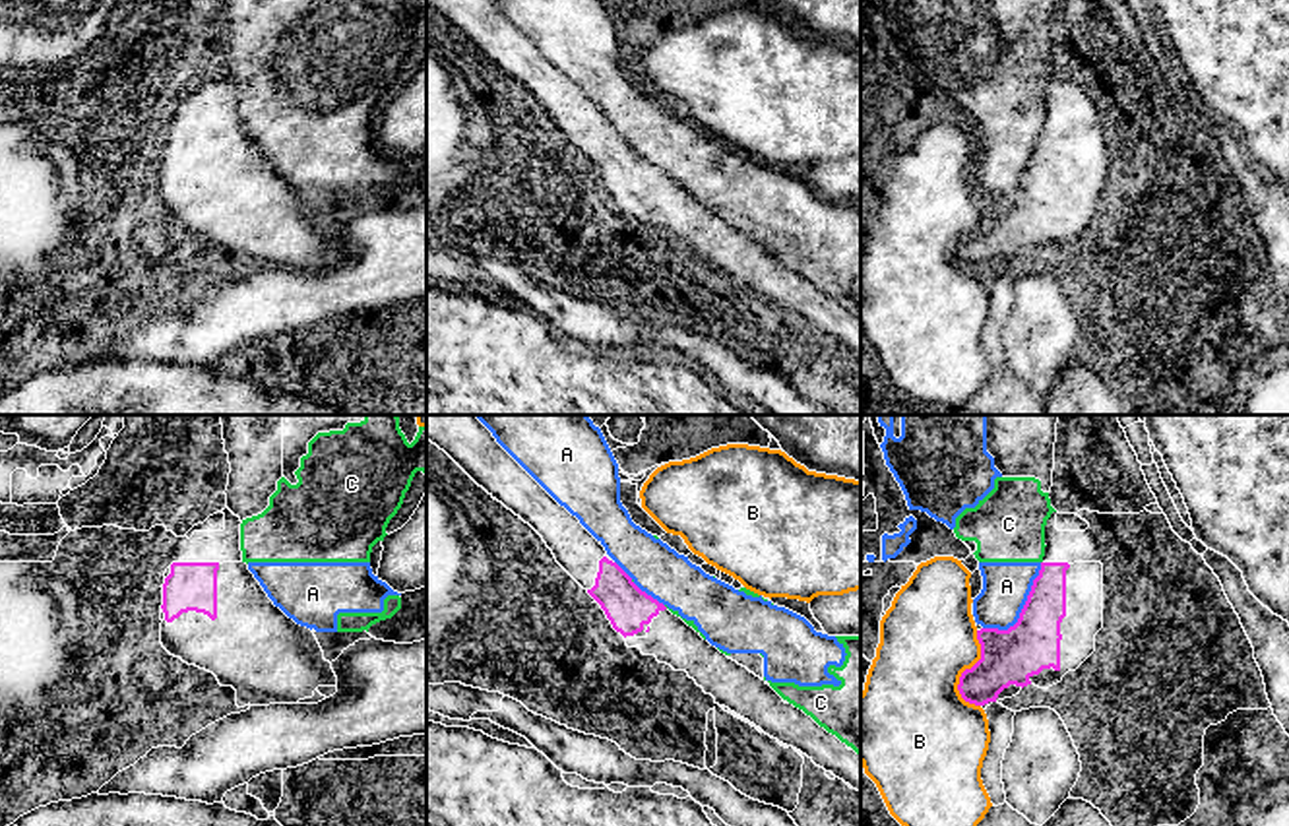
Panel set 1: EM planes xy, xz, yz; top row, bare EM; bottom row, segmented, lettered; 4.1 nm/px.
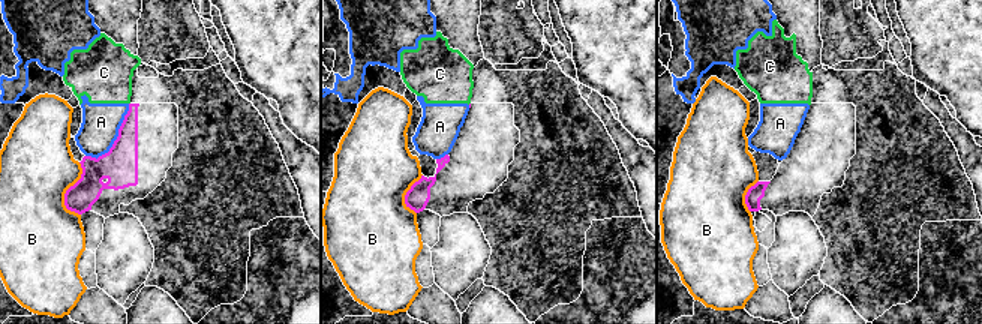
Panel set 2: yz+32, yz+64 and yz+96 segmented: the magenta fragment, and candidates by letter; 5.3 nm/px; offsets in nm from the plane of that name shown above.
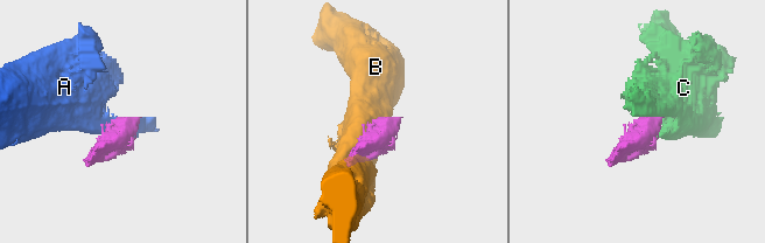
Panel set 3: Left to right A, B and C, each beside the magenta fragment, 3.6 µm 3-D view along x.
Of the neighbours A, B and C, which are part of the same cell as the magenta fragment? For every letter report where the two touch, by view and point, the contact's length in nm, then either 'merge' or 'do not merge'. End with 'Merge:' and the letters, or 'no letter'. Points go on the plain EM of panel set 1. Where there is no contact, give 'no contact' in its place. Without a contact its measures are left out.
A: yz (1022, 175) | 380 nm | do not merge
B: yz (966, 235) | 320 nm | do not merge
C: no contact | do not merge
Merge: no letter

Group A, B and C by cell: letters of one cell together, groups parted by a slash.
A C / B

